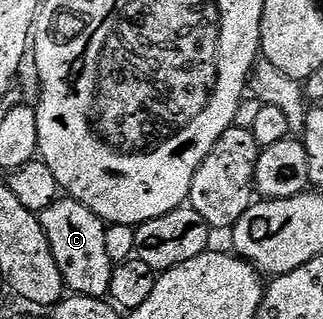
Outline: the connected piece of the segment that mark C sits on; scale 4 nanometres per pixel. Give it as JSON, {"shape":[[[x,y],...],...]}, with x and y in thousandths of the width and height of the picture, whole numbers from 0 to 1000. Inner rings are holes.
{"shape":[[[207,614],[176,618],[155,652],[121,661],[118,680],[155,752],[155,777],[180,815],[207,906],[235,928],[331,937],[353,824],[328,784],[328,702],[300,671],[279,665],[279,652]]]}

